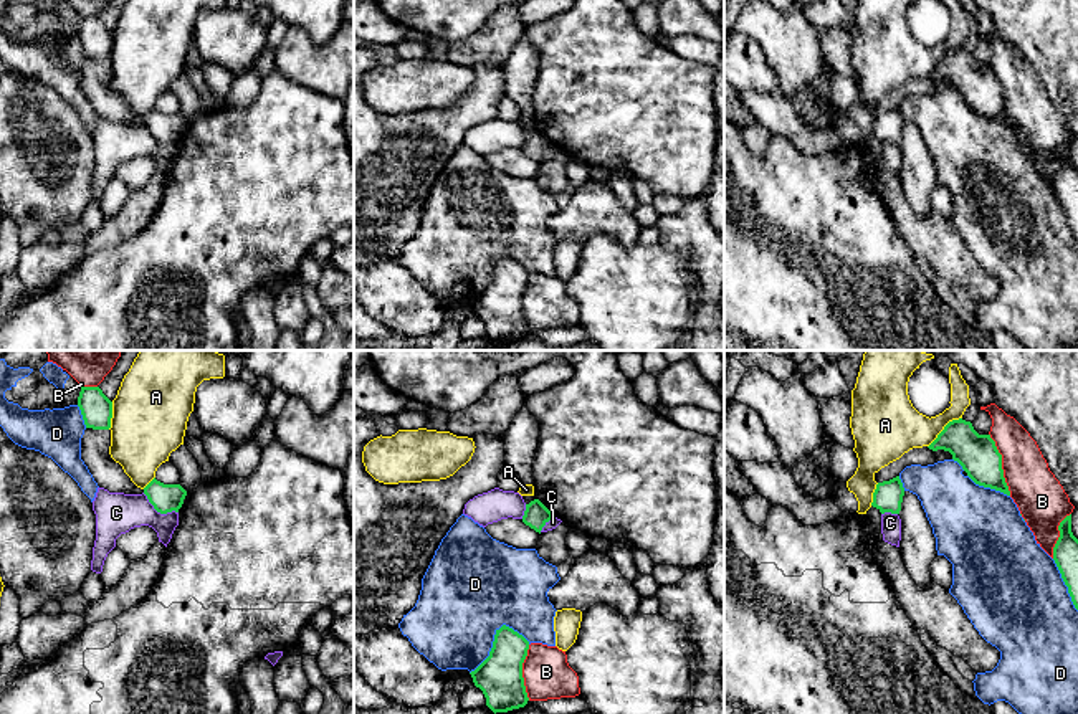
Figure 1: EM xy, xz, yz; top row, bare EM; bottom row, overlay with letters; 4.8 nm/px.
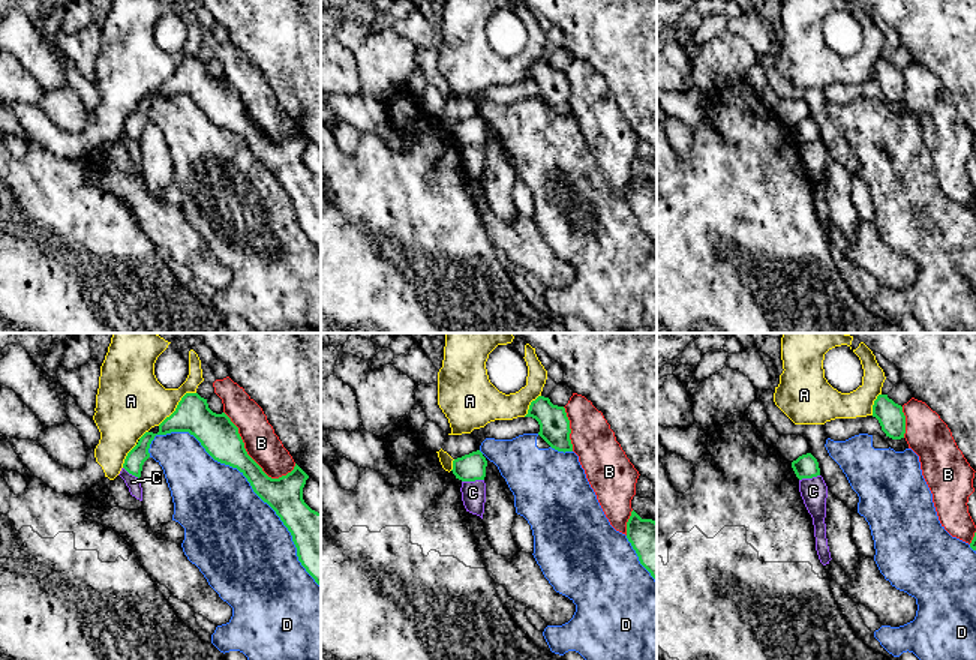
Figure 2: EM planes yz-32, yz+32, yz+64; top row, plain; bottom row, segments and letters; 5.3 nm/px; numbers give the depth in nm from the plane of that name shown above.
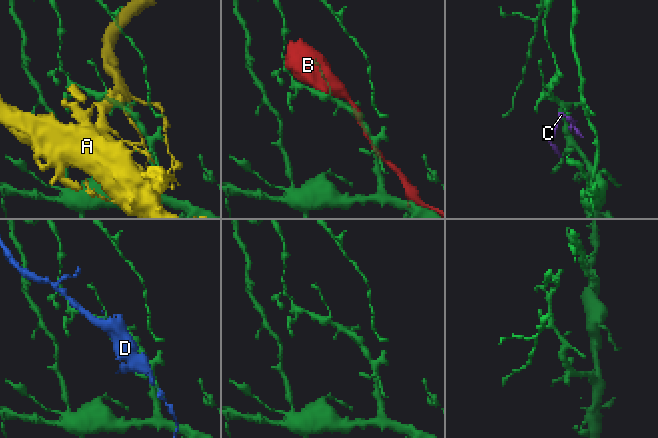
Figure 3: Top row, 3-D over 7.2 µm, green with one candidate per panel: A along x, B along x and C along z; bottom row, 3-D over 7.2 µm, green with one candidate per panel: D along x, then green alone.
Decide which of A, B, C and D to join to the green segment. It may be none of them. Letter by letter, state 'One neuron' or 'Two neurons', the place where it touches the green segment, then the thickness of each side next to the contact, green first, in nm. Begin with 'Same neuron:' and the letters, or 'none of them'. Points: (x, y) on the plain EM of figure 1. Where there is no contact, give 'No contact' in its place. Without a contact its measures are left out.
Same neuron: none of them
A: Two neurons. Touches green at yz (944, 58). Thickness 200 nm (green) against 280 nm
B: Two neurons. Touches green at yz (1001, 95). Thickness 200 nm (green) against 240 nm
C: Two neurons. Touches green at xy (159, 141). Thickness 140 nm (green) against 200 nm
D: Two neurons. Touches green at xz (495, 266). Thickness 220 nm (green) against 460 nm

